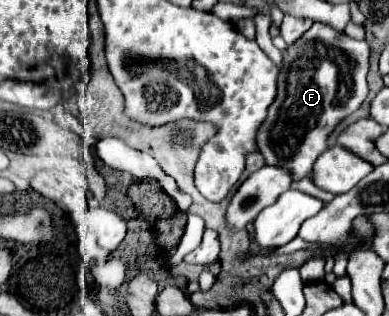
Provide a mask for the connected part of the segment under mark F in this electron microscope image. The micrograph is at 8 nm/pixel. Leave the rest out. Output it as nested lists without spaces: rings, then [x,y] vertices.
[[[314,23],[302,39],[290,45],[278,75],[278,97],[268,109],[268,119],[258,135],[258,149],[266,165],[290,167],[294,179],[308,175],[318,155],[328,149],[328,135],[344,117],[358,111],[368,97],[368,69],[368,43],[356,41],[324,23]]]

